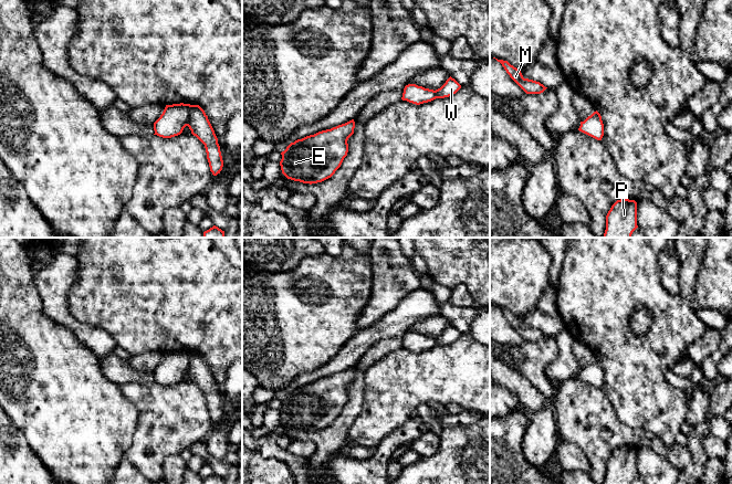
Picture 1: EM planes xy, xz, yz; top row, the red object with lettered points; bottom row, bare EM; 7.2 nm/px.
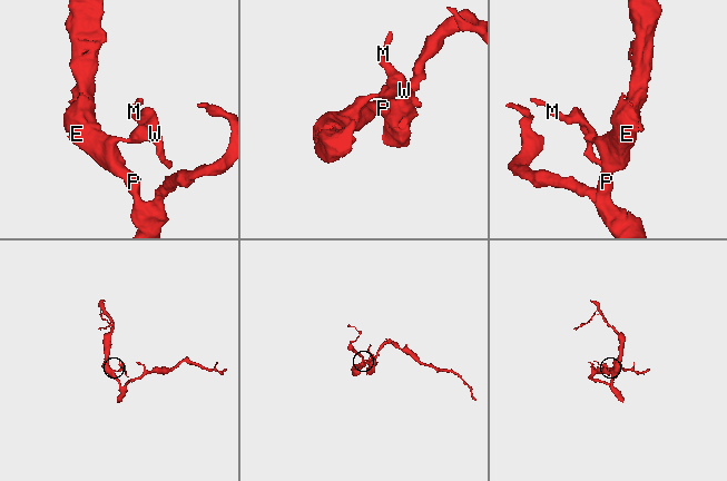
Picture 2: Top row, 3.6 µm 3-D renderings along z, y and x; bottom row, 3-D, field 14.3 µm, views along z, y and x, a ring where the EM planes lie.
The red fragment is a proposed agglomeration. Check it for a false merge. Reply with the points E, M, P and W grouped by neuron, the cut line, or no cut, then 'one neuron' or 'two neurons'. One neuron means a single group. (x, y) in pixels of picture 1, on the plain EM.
E M P W | no cut | one neuron

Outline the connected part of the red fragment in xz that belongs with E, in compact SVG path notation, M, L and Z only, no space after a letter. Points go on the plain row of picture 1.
M354 367L333 375L331 377L318 379L291 390L284 399L281 400L280 409L282 421L291 428L303 431L317 431L331 425L341 414L348 400L348 386L354 381Z

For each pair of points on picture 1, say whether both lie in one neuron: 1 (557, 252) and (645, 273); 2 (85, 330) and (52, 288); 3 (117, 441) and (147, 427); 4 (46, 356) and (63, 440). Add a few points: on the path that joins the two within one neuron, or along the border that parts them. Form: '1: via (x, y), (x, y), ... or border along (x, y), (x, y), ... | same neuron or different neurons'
1: border along (567, 249), (558, 280) | different neurons
2: via (73, 325), (54, 306), (54, 301) | same neuron
3: border along (137, 408), (137, 424), (133, 441), (123, 456) | different neurons
4: via (46, 377), (46, 381), (63, 403), (63, 419) | same neuron

